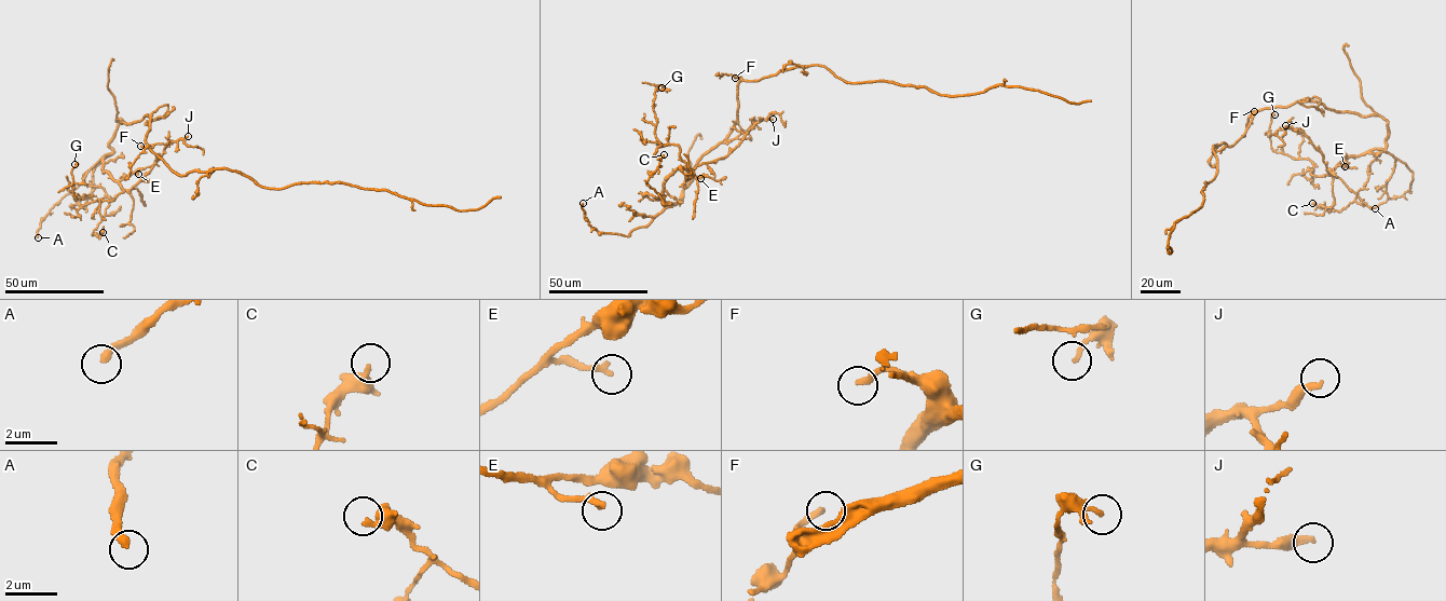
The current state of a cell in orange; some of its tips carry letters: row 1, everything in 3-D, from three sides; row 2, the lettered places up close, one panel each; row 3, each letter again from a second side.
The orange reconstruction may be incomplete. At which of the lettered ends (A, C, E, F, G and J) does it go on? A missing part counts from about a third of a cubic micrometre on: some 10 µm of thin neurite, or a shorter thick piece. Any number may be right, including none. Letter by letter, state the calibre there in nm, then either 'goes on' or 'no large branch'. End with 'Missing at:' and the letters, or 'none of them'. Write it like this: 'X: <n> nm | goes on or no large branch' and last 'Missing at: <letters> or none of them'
A: 280 nm | goes on
C: 300 nm | no large branch
E: 240 nm | no large branch
F: 240 nm | goes on
G: 150 nm | no large branch
J: 280 nm | no large branch
Missing at: A, F

